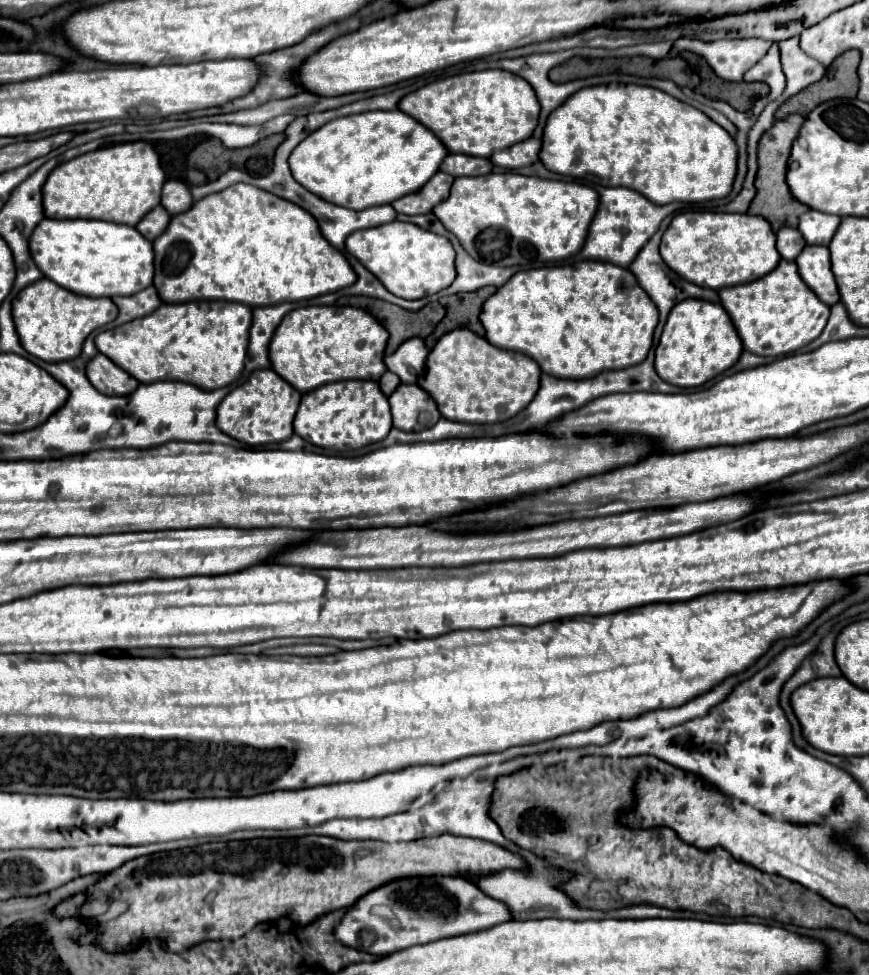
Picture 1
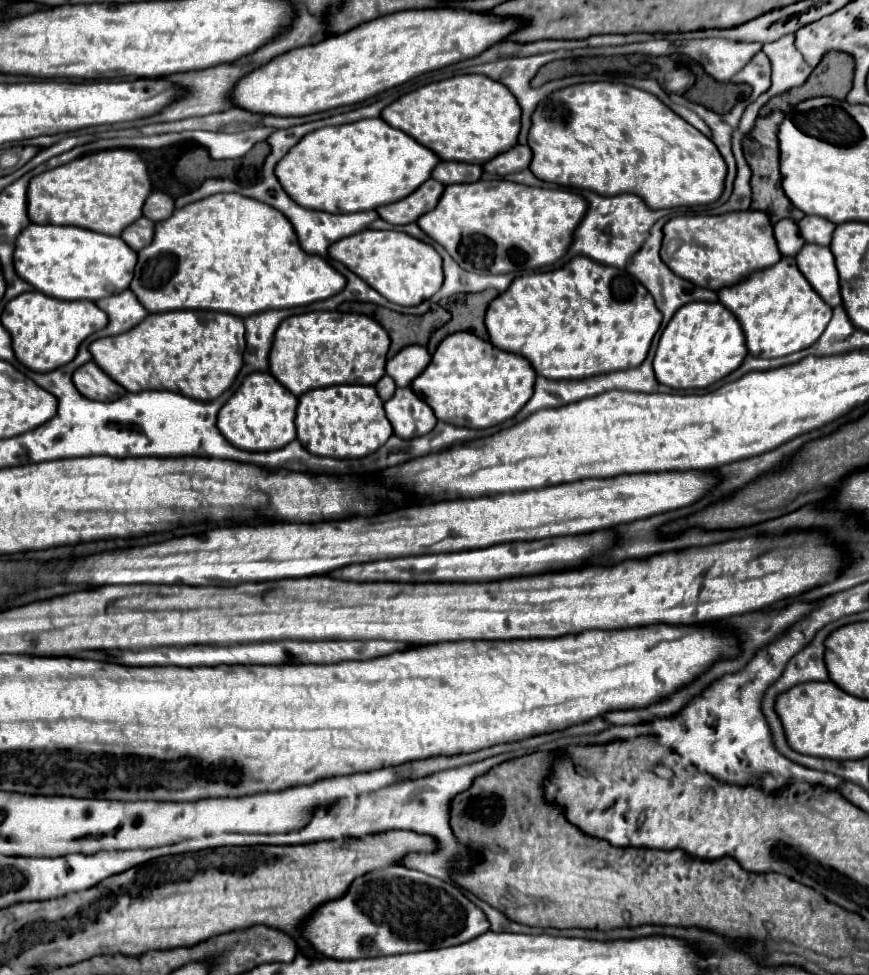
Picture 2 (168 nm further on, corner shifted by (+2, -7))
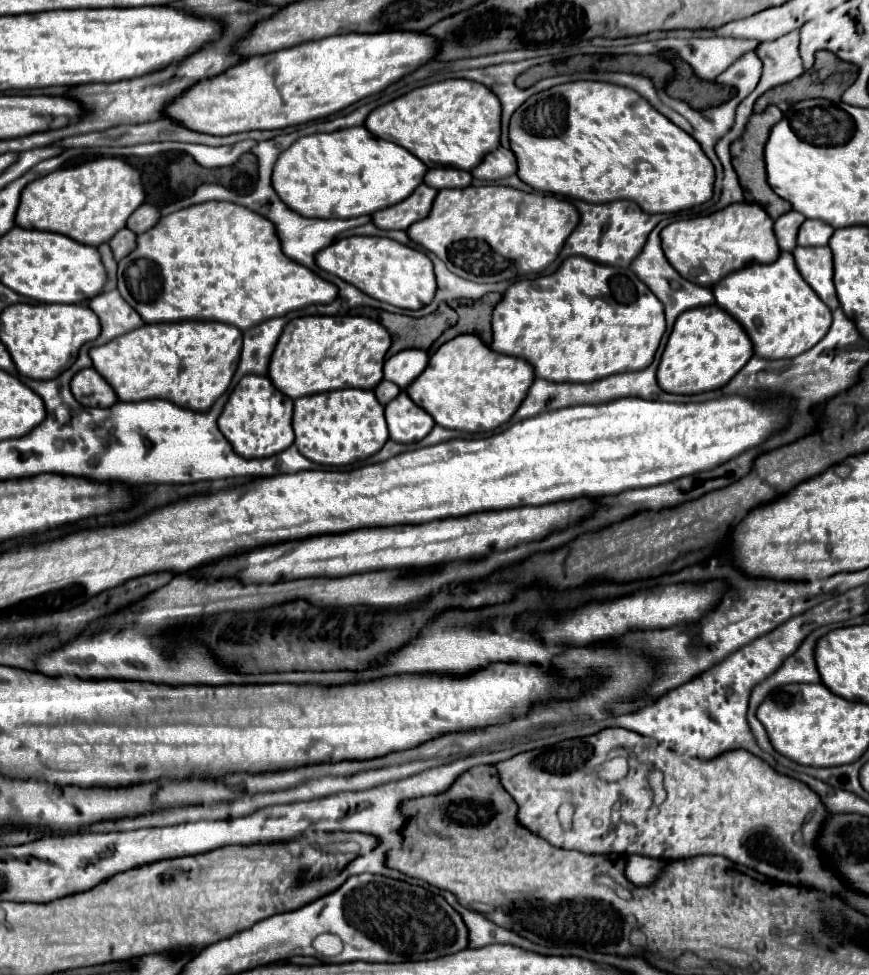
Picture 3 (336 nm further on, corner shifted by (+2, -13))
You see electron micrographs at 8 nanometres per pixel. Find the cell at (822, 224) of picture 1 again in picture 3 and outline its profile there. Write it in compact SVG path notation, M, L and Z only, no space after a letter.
M806 220L798 232L798 246L826 246L834 228L822 220Z

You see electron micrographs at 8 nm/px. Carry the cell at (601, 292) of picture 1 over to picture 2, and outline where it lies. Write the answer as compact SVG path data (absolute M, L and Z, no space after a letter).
M576 256L558 270L514 278L510 288L490 302L486 312L490 342L496 348L524 356L540 376L550 380L580 380L640 366L650 350L660 322L662 314L658 312L654 298L638 280L634 280L634 276L626 270L598 264L586 256Z

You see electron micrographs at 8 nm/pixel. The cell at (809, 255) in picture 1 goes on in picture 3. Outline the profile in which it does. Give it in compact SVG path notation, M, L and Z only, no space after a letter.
M798 246L794 252L796 266L804 280L812 286L812 290L820 296L820 300L830 308L836 310L840 306L836 298L836 288L832 282L834 266L832 266L832 252L828 246L822 248L804 248Z

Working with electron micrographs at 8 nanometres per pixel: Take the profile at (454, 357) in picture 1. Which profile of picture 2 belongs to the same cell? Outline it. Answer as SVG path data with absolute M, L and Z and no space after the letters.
M454 332L440 342L426 370L414 378L412 390L434 410L436 418L442 422L464 428L490 428L516 416L516 412L530 400L534 392L534 380L536 372L524 356L498 350L472 332Z

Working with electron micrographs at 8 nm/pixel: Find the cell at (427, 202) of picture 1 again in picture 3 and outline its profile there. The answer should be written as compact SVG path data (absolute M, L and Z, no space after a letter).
M422 184L406 200L398 202L390 208L374 212L372 222L382 230L408 230L408 226L412 226L414 222L418 222L418 220L426 218L426 214L430 214L436 194L438 194L438 190Z

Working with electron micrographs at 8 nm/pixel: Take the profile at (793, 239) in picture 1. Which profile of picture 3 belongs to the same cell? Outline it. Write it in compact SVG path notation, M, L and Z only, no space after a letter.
M788 212L784 216L780 216L776 222L774 222L774 232L776 232L776 238L778 238L778 246L780 250L784 252L792 252L796 248L796 236L798 236L798 230L802 226L806 218L798 212Z

